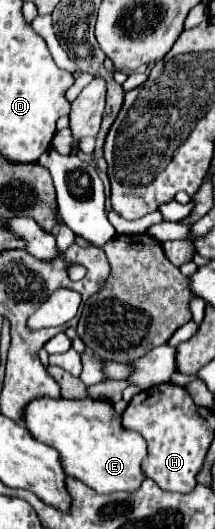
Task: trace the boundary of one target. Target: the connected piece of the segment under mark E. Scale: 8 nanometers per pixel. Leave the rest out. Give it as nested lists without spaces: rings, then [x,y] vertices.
[[[34,398],[34,402],[28,402],[24,414],[22,414],[24,426],[30,430],[32,438],[48,444],[58,450],[62,470],[66,470],[66,476],[74,476],[92,490],[100,494],[110,494],[110,492],[134,492],[140,488],[142,480],[146,478],[142,472],[142,460],[148,456],[146,452],[146,442],[142,436],[134,430],[126,430],[122,426],[120,414],[112,408],[110,402],[106,400],[68,400],[68,398]]]

